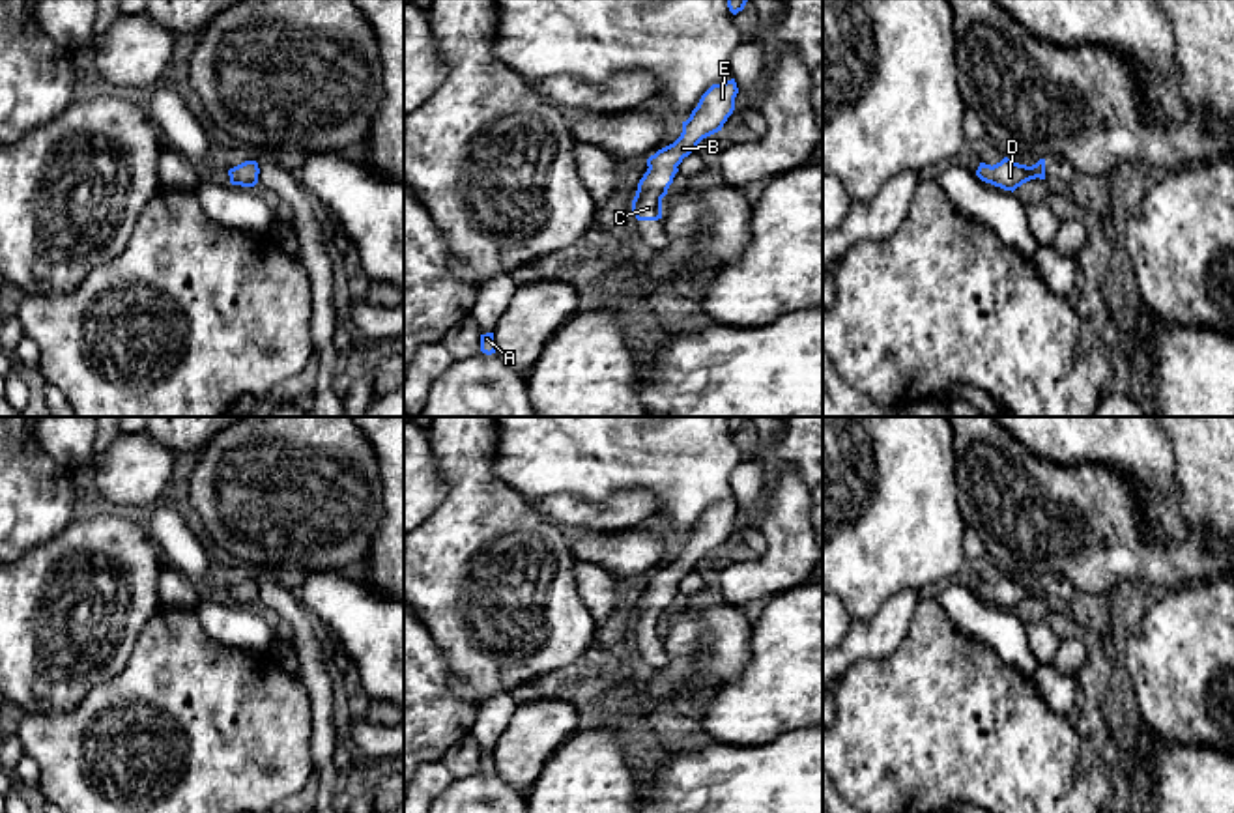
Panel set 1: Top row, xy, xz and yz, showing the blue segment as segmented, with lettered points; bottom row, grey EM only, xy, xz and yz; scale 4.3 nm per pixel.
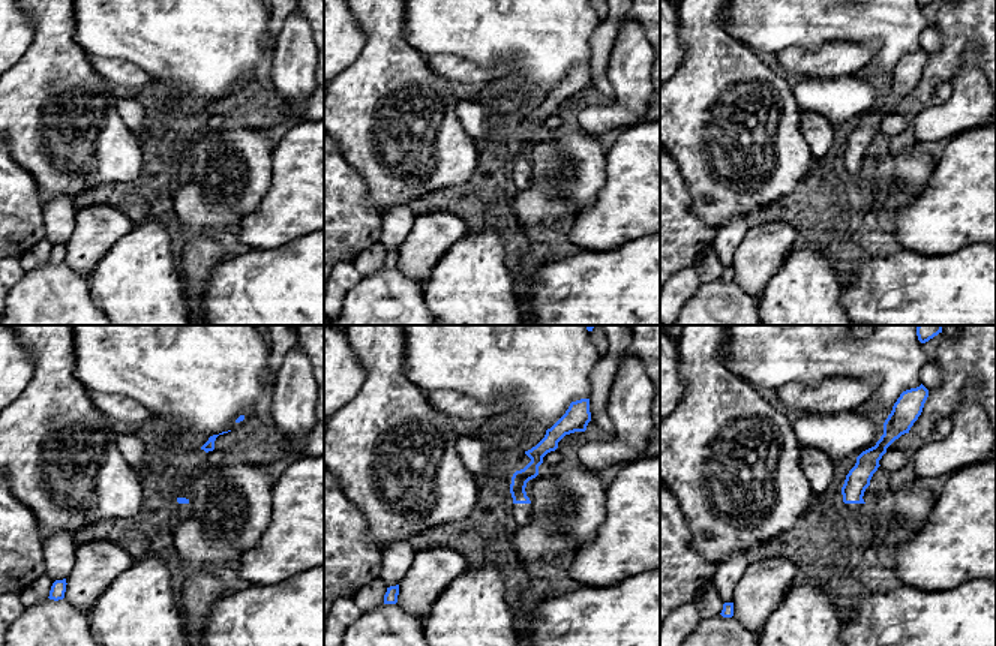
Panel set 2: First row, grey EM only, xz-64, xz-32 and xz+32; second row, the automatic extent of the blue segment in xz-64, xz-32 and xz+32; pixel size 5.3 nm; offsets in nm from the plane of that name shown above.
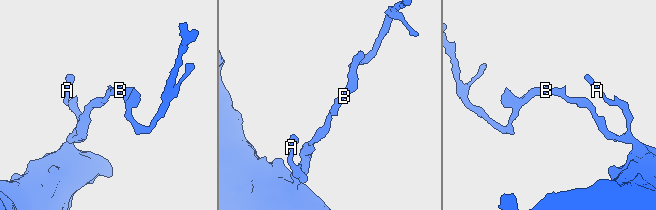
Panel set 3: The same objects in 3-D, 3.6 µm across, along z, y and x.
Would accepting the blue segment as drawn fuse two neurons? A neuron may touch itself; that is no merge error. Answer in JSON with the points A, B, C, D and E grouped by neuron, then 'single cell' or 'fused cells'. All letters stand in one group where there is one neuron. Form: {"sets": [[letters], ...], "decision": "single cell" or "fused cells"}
{"sets": [["A", "B", "C", "D", "E"]], "decision": "single cell"}

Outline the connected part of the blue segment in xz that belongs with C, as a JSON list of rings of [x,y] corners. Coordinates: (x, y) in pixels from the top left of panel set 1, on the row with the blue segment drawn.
[[[735,78],[712,84],[692,110],[690,118],[682,121],[681,136],[658,150],[647,159],[647,172],[638,183],[632,200],[632,211],[638,221],[662,219],[662,198],[673,183],[679,164],[684,157],[697,150],[697,144],[722,131],[724,123],[735,110],[735,97],[739,93]]]

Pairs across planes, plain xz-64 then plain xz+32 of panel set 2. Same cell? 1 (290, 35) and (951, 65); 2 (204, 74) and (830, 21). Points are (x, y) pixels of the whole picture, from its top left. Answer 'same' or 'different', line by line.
1: different
2: same

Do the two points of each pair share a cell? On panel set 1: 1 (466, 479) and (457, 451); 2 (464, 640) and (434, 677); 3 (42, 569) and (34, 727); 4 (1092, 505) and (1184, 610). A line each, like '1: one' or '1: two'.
1: one
2: two
3: two
4: two

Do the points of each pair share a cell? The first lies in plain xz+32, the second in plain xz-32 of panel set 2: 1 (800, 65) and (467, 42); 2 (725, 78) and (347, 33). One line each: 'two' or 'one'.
1: two
2: two

